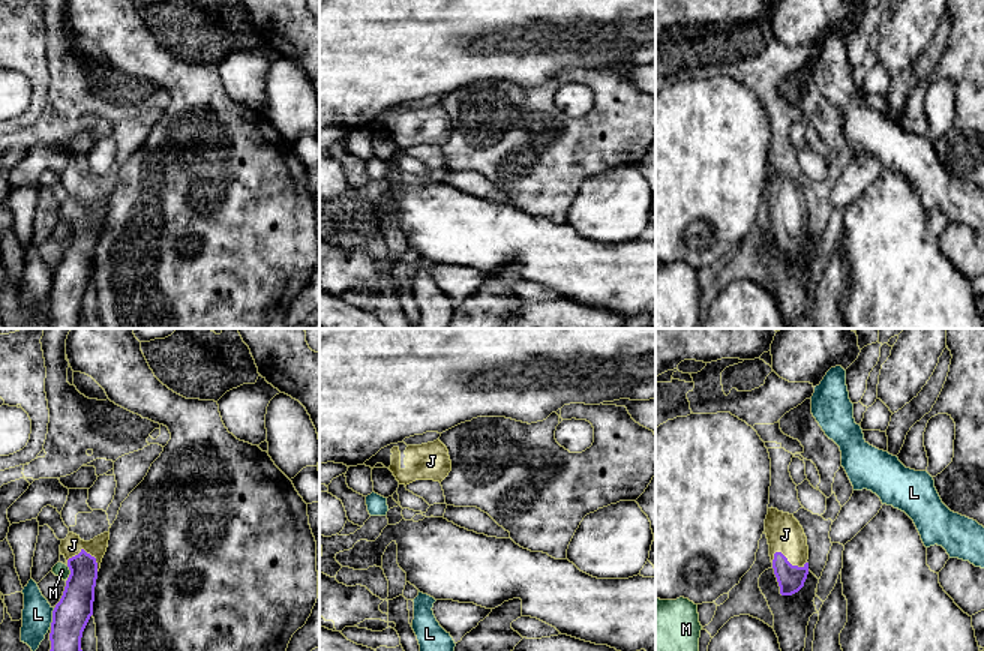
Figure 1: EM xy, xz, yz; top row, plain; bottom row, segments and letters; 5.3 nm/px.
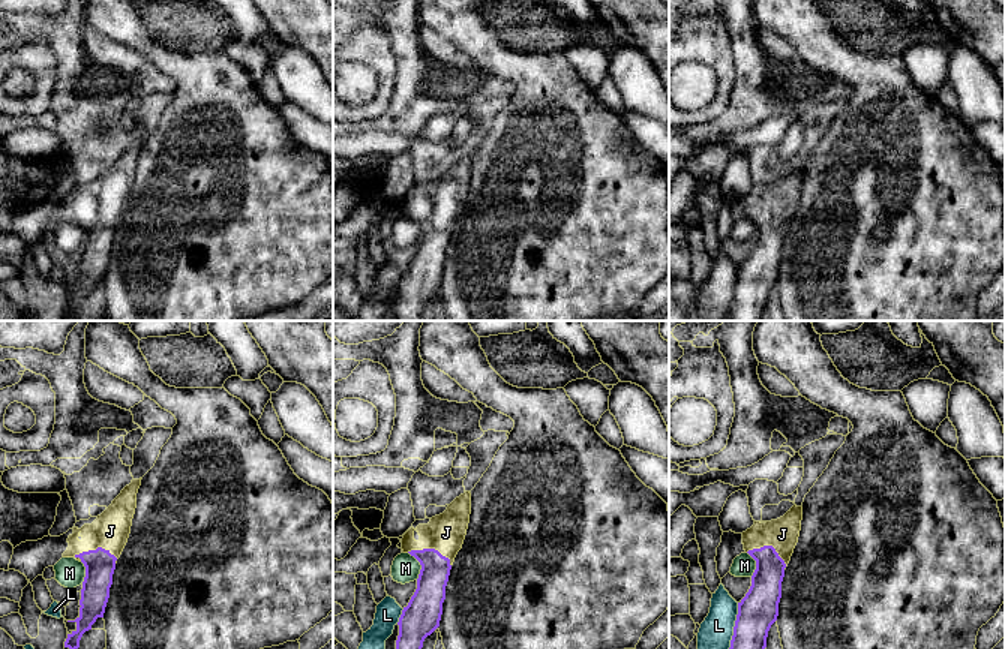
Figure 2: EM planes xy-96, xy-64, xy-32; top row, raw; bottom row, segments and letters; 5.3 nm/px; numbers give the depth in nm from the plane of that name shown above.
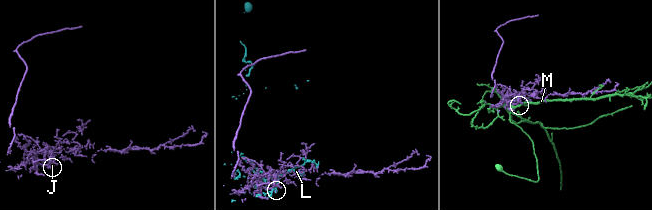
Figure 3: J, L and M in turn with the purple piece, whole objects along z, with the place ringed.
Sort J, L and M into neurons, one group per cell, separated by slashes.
J / L / M

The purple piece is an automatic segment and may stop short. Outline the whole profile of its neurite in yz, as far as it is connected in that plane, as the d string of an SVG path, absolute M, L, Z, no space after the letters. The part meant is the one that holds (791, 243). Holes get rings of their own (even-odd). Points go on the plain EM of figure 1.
M768 172L765 198L780 258L798 256L808 238L808 210L802 190L794 178Z

